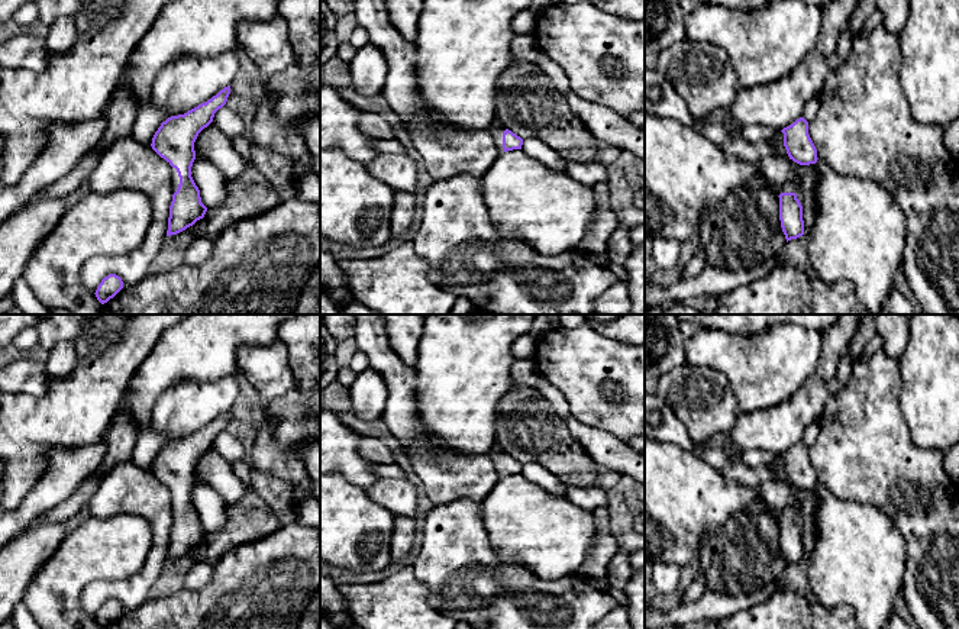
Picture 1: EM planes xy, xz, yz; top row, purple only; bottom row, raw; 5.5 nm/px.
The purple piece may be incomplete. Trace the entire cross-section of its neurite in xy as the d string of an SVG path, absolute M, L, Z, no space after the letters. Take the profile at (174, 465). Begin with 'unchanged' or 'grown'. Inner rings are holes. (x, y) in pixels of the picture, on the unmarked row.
grown | M230 410L187 438L168 442L152 462L152 474L171 490L174 519L167 561L193 551L207 536L191 501L196 484L194 467L198 458L213 446L214 438L226 429L229 419Z

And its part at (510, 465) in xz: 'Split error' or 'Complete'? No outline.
Split error

